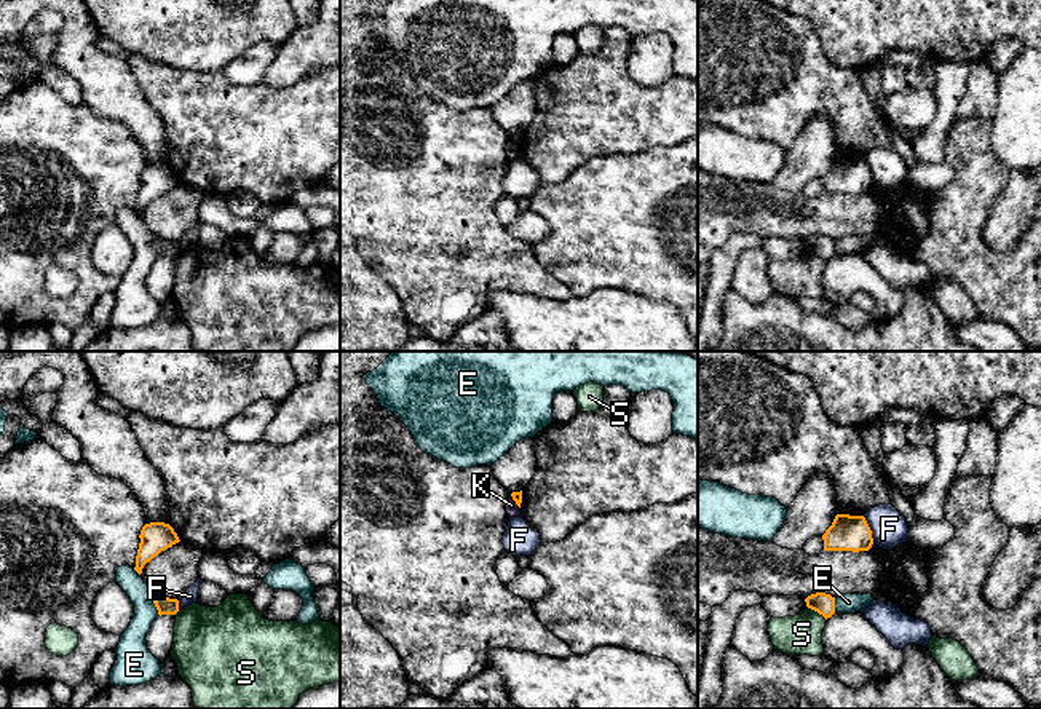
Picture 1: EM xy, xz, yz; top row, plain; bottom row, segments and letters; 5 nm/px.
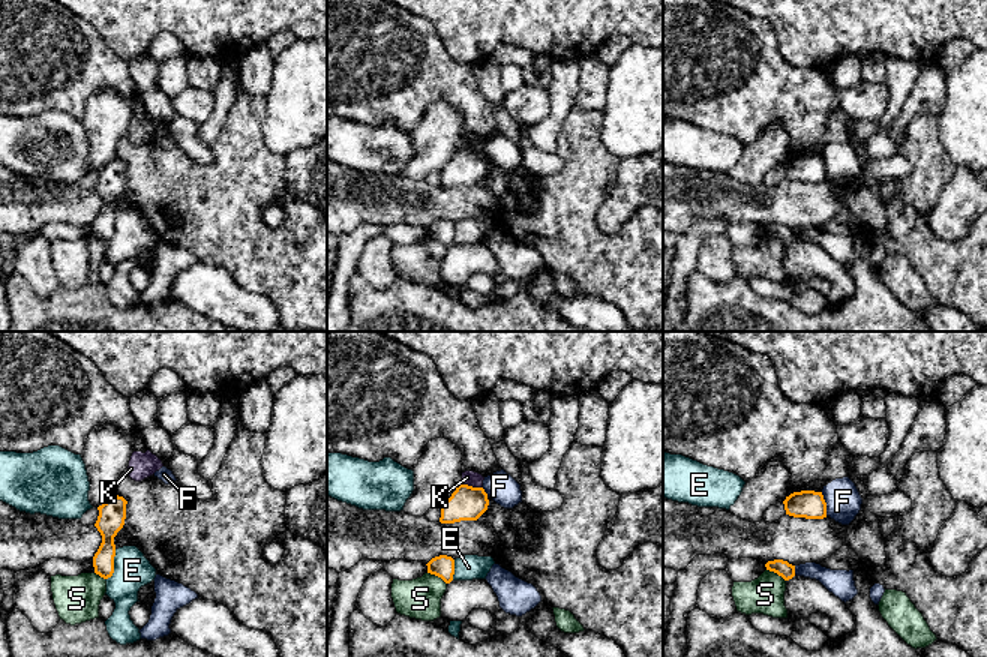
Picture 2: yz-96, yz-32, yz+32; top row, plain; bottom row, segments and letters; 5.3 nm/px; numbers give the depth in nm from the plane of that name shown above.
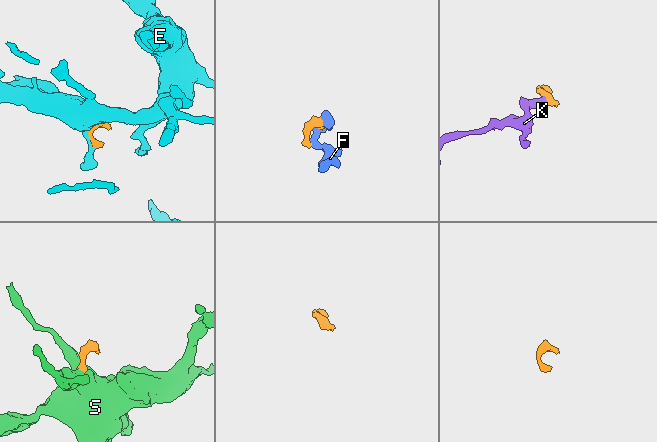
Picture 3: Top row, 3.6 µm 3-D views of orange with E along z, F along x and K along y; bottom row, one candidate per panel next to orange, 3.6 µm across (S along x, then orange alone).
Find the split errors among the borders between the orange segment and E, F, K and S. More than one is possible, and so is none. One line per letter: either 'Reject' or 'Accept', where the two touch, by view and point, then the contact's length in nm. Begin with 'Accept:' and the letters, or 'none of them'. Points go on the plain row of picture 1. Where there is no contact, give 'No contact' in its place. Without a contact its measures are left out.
Accept: none of them
E: Reject. Touches orange at xy (154, 245). Shared border 110 nm
F: Reject. Touches orange at yz (870, 173). Shared border 160 nm
K: Reject. Touches orange at xz (514, 142). Shared border 90 nm
S: Reject. Touches orange at yz (816, 253). Shared border 130 nm

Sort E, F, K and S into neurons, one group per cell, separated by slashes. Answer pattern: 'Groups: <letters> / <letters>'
Groups: E / F / K / S

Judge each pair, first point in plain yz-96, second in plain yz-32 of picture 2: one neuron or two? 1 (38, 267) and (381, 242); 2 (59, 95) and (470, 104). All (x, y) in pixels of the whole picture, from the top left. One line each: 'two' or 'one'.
1: one
2: one

